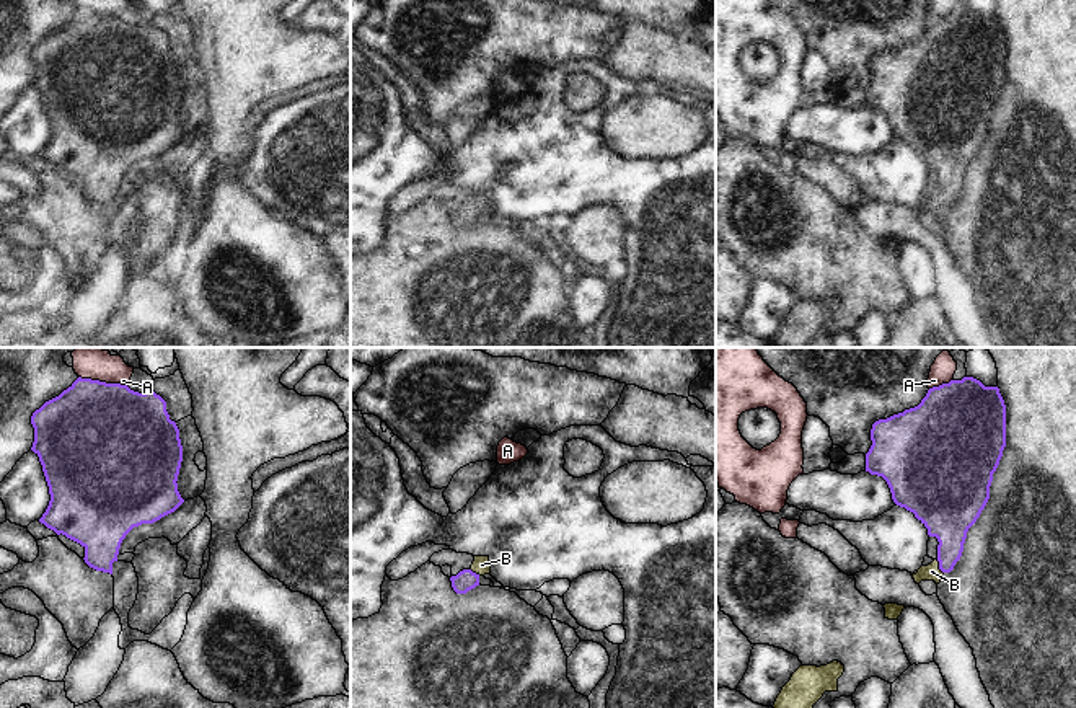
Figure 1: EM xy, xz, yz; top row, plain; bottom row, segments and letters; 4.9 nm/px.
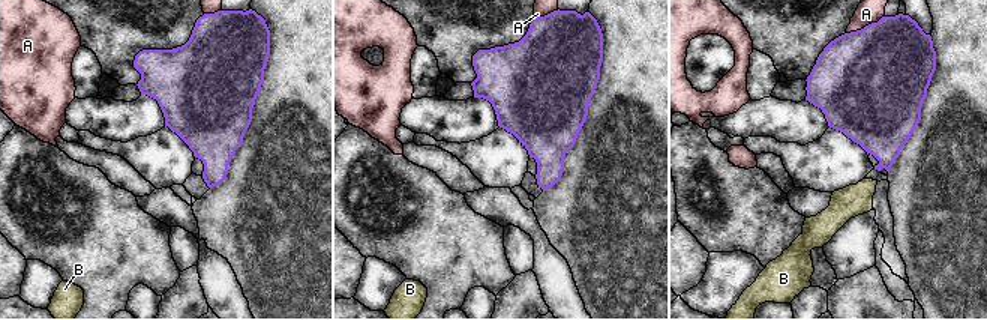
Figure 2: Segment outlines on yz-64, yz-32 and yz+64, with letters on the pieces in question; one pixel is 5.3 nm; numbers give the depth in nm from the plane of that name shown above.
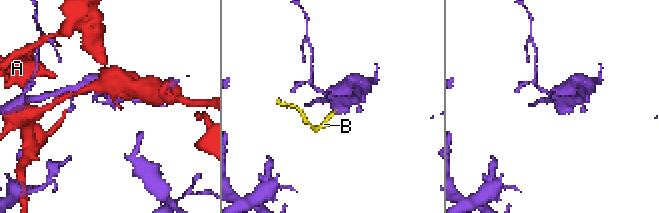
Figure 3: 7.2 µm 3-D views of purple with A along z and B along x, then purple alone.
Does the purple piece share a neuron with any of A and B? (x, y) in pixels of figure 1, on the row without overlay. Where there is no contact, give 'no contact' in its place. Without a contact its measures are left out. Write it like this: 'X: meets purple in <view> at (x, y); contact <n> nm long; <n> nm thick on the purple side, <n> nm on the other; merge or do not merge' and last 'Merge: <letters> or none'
A: meets purple in xy at (103, 17); contact 240 nm long; 500 nm thick on the purple side, 100 nm on the other; do not merge
B: meets purple in yz at (939, 201); contact 80 nm long; 240 nm thick on the purple side, 80 nm on the other; merge
Merge: B

